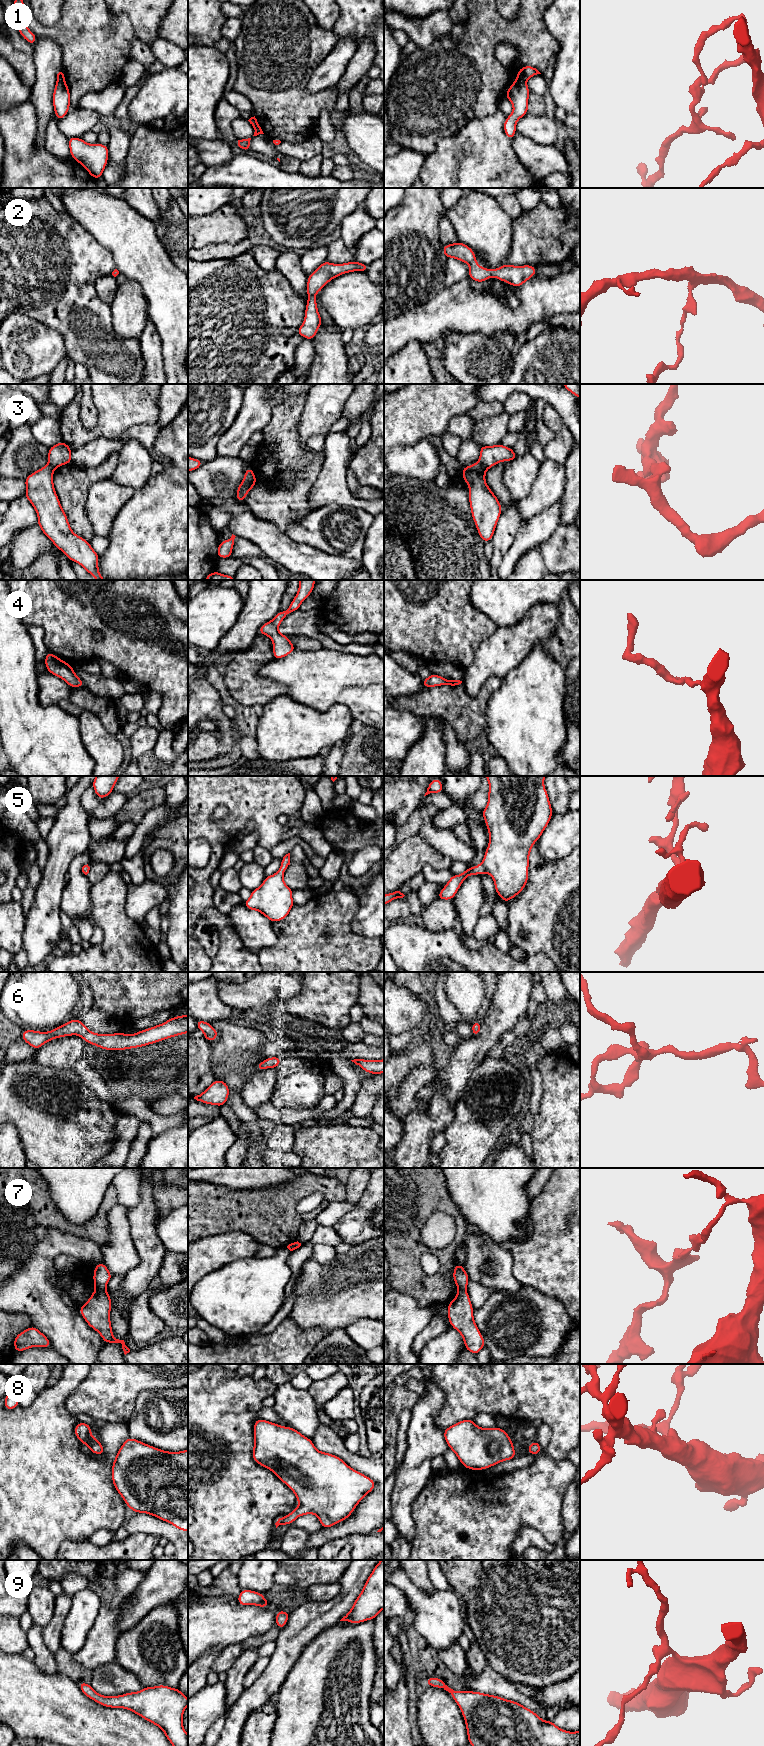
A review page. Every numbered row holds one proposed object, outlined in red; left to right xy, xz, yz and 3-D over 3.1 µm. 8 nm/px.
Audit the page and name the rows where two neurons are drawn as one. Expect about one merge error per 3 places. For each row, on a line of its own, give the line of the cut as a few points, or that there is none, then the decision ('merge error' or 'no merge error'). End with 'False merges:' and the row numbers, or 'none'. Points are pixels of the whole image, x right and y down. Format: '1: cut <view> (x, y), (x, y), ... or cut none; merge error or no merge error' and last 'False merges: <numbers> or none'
1: cut yz (517, 78), (525, 81); merge error
2: cut none; no merge error
3: cut xz (255, 477), (238, 492); merge error
4: cut none; no merge error
5: cut none; no merge error
6: cut none; no merge error
7: cut xy (96, 1289), (104, 1290); merge error
8: cut none; no merge error
9: cut none; no merge error
False merges: 1, 3, 7

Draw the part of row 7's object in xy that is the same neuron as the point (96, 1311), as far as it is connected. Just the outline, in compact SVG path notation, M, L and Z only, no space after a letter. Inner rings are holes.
M95 1290L89 1300L79 1307L87 1324L97 1331L105 1343L121 1343L124 1354L130 1352L124 1340L119 1340L112 1334L110 1322L111 1296L105 1290Z

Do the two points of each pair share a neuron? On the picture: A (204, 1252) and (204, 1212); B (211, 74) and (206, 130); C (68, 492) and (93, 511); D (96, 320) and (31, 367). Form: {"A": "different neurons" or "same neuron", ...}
{"A": "different neurons", "B": "same neuron", "C": "different neurons", "D": "different neurons"}

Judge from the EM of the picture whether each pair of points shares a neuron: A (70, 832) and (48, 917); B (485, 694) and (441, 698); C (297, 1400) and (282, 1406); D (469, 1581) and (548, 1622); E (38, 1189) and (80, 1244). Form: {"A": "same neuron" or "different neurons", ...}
{"A": "same neuron", "B": "same neuron", "C": "same neuron", "D": "same neuron", "E": "different neurons"}

